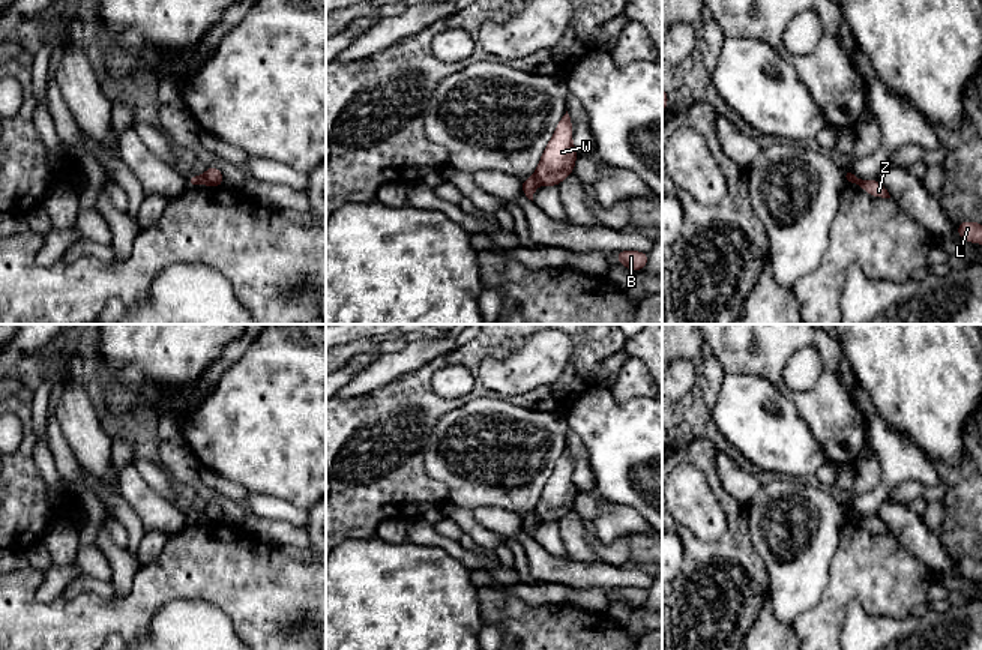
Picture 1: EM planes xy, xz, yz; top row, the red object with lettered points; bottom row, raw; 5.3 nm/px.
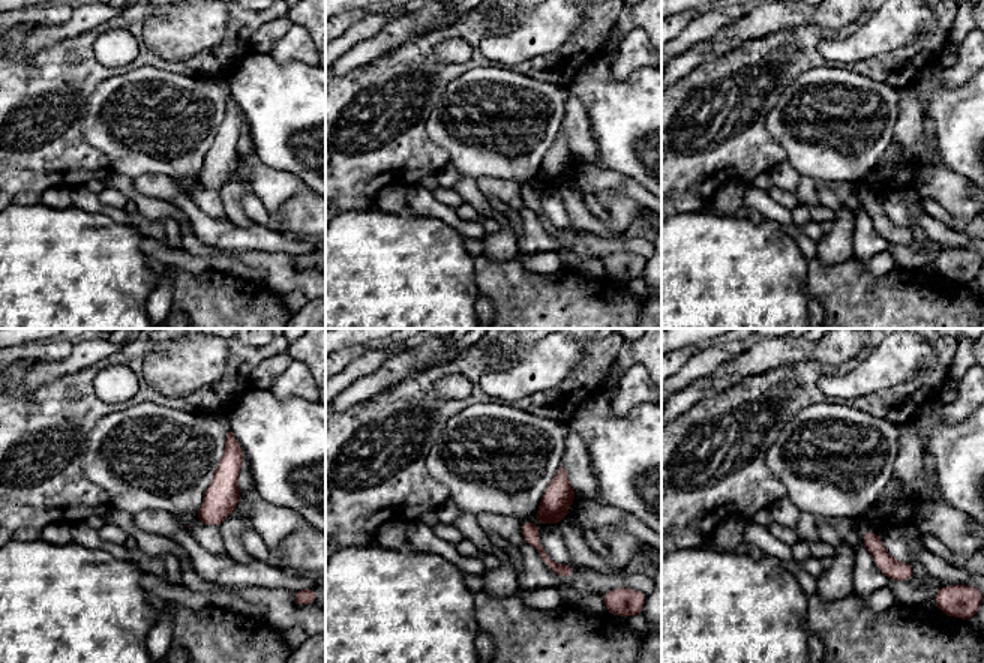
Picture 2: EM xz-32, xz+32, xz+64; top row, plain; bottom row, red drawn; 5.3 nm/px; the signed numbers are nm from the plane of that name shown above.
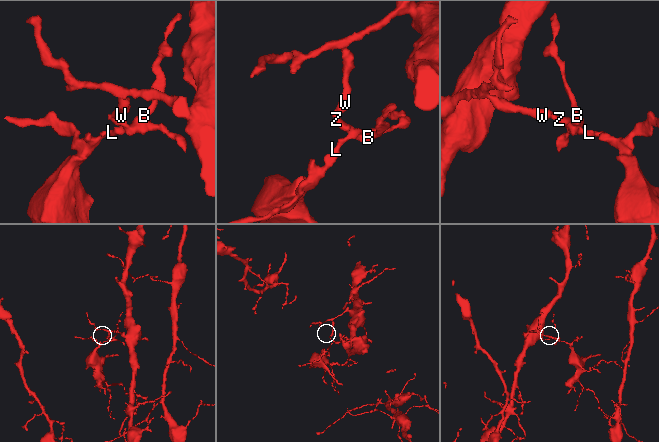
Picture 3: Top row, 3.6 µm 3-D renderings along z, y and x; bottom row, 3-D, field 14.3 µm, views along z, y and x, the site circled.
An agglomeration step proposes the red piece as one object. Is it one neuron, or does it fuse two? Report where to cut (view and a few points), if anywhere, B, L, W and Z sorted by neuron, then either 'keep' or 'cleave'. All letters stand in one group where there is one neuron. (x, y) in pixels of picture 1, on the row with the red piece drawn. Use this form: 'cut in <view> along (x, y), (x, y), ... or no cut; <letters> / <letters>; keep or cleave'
cut in xz along (530, 177), (536, 183); B L Z / W; cleave

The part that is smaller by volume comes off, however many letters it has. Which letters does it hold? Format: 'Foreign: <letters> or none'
Foreign: B, L, Z

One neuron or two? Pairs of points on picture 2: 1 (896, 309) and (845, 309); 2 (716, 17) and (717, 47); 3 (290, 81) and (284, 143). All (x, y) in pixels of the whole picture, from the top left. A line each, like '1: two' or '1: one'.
1: one
2: two
3: one

